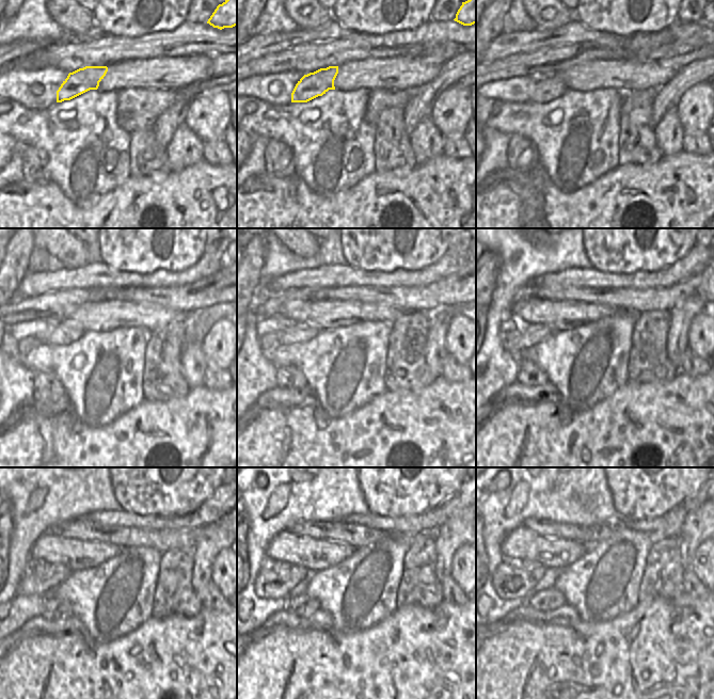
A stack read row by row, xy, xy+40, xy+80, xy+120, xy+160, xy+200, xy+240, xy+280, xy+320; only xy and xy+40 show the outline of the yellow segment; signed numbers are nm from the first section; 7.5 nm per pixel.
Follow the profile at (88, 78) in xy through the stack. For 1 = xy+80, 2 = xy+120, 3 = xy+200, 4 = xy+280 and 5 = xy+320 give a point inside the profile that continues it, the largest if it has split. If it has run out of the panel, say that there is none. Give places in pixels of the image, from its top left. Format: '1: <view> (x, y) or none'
1: xy+80 (548, 89)
2: xy+120 (66, 331)
3: xy+200 (533, 334)
4: xy+280 (299, 572)
5: xy+320 (540, 570)

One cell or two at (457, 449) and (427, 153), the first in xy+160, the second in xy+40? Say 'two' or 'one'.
two

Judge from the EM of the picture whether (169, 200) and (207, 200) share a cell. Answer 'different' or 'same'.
same

